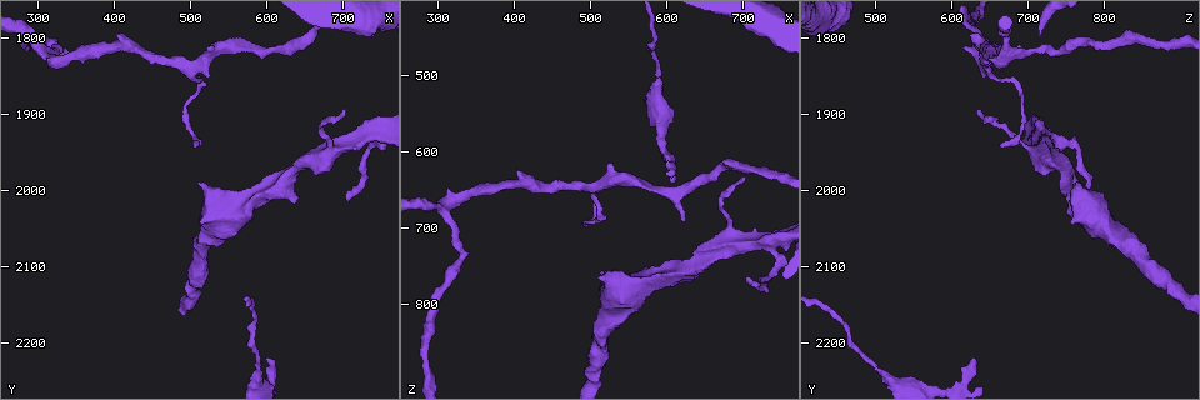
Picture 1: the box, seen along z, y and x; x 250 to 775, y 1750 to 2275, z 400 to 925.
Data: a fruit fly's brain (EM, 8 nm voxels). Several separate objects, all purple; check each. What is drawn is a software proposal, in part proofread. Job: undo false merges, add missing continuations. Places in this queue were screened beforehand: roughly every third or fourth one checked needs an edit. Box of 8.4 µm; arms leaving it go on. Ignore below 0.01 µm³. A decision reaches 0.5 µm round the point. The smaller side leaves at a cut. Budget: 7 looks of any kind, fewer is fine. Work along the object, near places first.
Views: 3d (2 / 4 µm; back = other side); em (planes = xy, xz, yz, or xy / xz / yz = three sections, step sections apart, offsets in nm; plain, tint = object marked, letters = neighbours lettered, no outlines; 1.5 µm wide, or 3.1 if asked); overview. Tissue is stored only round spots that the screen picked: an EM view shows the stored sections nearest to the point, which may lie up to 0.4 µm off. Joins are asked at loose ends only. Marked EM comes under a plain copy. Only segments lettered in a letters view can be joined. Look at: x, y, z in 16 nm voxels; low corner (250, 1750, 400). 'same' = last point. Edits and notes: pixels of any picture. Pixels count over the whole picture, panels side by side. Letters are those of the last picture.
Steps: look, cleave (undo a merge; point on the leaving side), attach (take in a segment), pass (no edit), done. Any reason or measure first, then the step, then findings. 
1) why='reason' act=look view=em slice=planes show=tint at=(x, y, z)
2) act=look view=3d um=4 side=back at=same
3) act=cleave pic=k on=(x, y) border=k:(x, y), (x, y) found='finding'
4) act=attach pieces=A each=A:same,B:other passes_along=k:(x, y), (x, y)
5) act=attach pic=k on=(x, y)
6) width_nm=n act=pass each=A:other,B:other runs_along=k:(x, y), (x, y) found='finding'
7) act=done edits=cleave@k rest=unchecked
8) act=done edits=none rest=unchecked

why='branch stops here' act=look view=em slice=yz step=8 show=letters at=(600, 2220, 625)

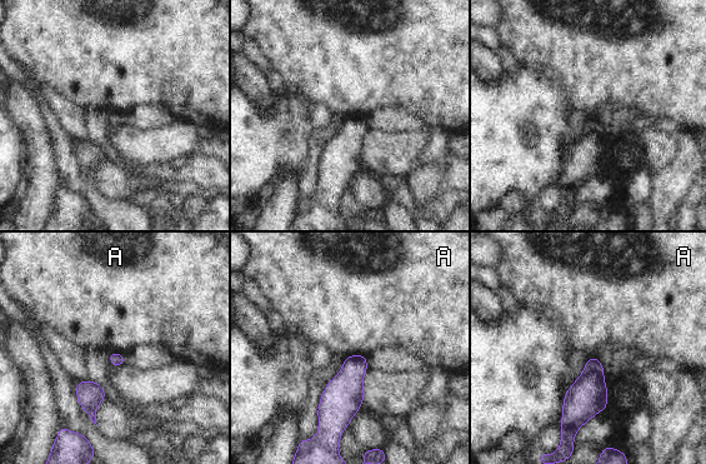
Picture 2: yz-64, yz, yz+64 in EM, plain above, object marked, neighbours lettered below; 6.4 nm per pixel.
why='cut it another way' act=look view=em slice=planes show=letters at=same

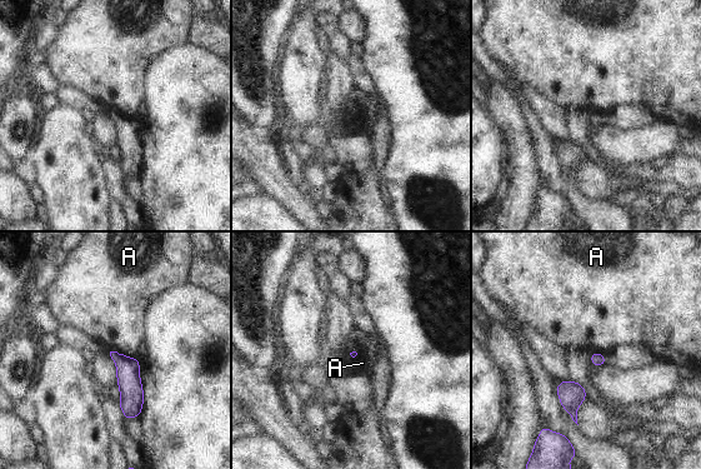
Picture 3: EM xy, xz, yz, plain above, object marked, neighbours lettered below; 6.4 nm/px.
act=pass each=A:other runs_along=3:(114, 354), (126, 368), (135, 414) found='no lettered segment goes on from it'

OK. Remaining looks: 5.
why='tapers out' act=look view=3d um=2 at=(700, 2010, 760)

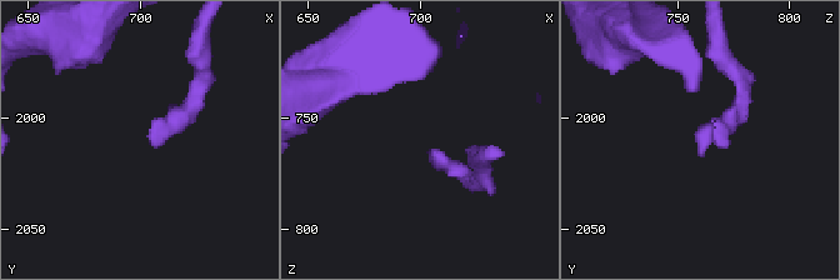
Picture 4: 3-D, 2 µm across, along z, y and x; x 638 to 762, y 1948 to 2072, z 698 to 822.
why='need the tissue' act=look view=em slice=xy step=8 show=letters at=(704, 2009, 763)

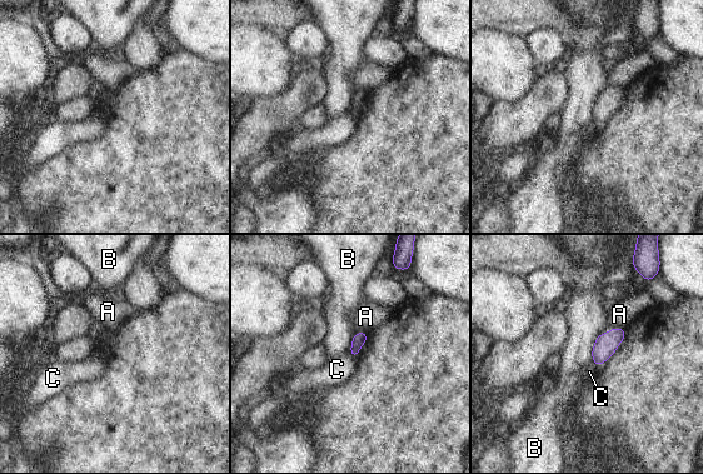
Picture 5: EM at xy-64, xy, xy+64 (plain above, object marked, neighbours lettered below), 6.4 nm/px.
longest_contact=B:240nm act=pass each=A:other,B:other,C:other found='none of them fits'

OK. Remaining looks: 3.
why='calibre changes' act=look view=3d um=4 side=back at=(495, 1835, 645)

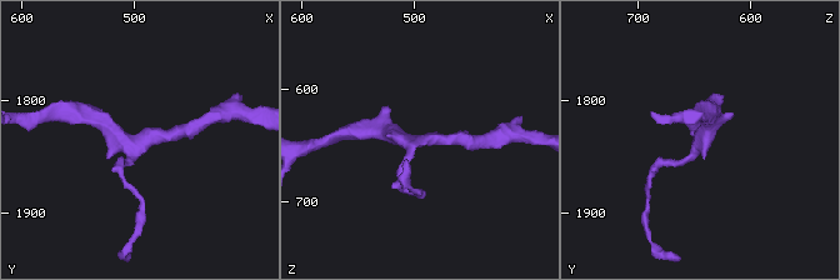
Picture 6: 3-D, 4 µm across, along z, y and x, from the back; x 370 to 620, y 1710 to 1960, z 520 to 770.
arms=3 why='shape alone is not enough' act=look view=em slice=yz step=8 show=tint at=(500, 1838, 644)

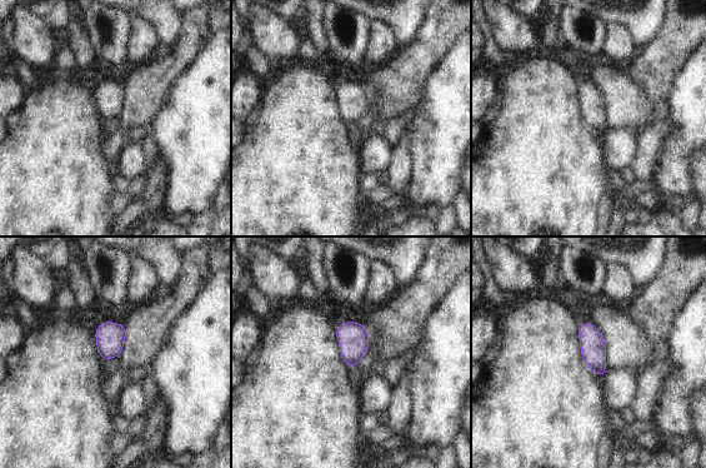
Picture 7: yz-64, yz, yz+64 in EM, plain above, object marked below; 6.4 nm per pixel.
why='another direction' act=look view=em slice=planes show=letters at=same

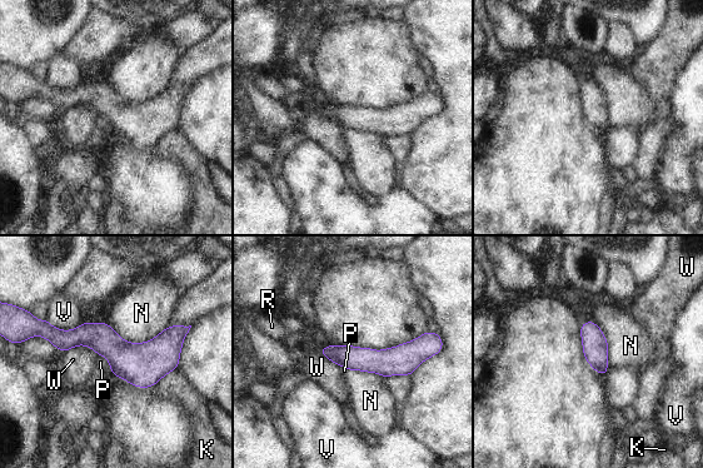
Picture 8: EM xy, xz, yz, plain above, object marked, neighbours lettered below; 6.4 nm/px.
act=pass each=K:other,N:other,P:other,R:other,V:other,W:other runs_along=8:(185, 329), (159, 352), (66, 344) found='one neuron here'

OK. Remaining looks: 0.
act=done edits=none rest=unchecked

